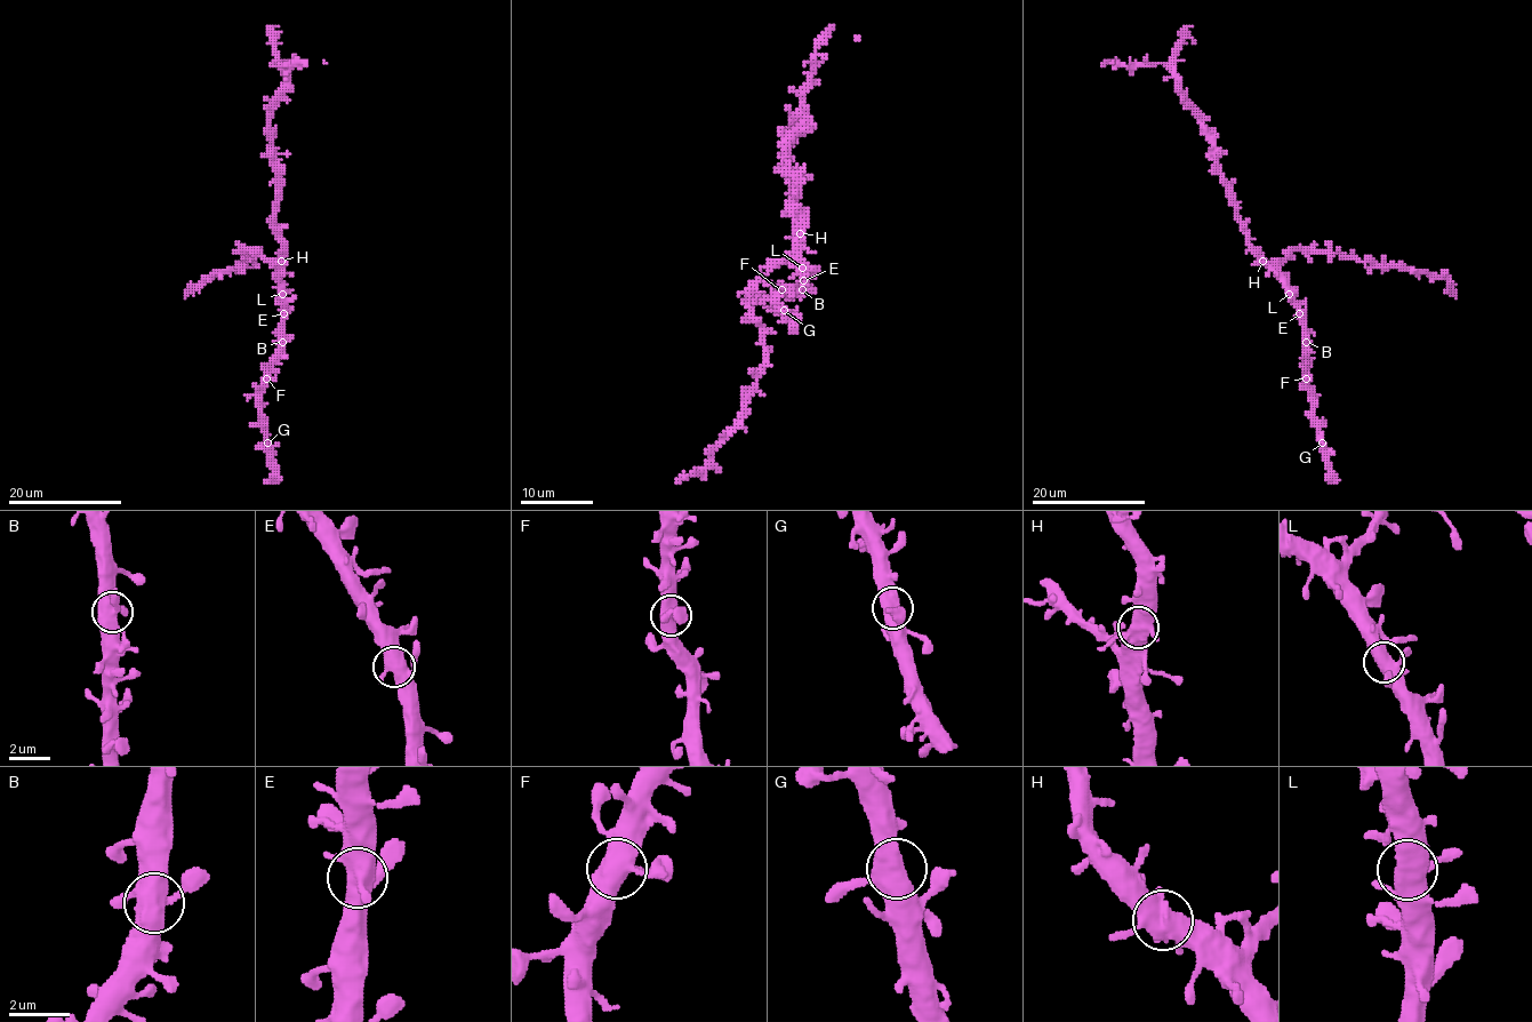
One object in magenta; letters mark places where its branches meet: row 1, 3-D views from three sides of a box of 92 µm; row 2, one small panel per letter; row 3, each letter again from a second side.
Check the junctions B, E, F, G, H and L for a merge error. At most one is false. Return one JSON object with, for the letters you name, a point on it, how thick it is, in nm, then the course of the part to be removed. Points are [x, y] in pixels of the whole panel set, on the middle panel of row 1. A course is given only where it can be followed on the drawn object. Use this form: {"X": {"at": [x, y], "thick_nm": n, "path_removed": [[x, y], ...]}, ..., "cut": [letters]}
{"cut": []}

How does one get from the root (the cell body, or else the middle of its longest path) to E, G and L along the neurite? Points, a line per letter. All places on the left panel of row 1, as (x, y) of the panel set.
E: (278, 232), (283, 313)
G: (278, 232), (282, 332), (281, 353), (271, 366), (262, 392), (262, 426), (267, 442)
L: (278, 232), (282, 294)

